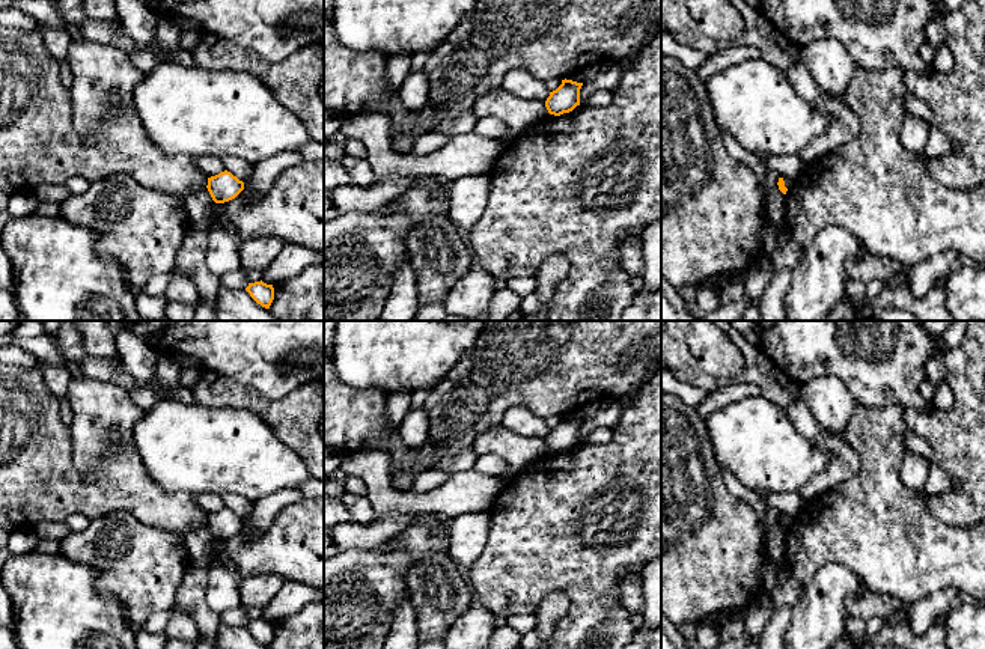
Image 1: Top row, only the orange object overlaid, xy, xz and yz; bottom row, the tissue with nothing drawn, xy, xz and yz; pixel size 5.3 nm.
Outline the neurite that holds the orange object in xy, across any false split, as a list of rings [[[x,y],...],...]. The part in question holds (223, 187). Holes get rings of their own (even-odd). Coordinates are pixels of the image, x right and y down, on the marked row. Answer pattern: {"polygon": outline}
{"polygon": [[[224,170],[208,178],[206,188],[215,203],[224,203],[235,199],[244,190],[244,182]]]}

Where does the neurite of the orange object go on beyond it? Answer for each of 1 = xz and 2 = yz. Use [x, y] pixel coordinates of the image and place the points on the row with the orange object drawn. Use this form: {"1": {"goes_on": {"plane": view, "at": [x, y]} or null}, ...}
{"1": {"goes_on": null}, "2": {"goes_on": null}}

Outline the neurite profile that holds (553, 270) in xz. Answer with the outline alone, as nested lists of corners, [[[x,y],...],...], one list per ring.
[[[548,254],[536,273],[536,294],[541,300],[541,307],[533,315],[523,316],[523,321],[548,321],[548,306],[553,300],[556,288],[565,280],[569,261],[563,254]]]

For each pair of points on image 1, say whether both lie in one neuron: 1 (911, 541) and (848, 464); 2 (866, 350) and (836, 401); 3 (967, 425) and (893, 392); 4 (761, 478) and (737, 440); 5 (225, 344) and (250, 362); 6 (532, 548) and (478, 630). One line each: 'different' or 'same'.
1: different
2: different
3: different
4: same
5: same
6: different

